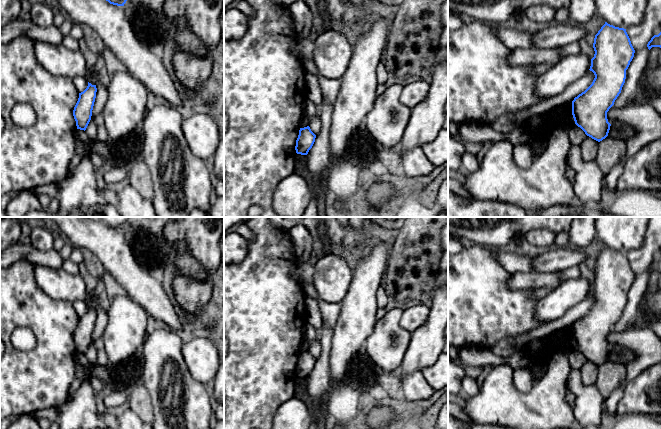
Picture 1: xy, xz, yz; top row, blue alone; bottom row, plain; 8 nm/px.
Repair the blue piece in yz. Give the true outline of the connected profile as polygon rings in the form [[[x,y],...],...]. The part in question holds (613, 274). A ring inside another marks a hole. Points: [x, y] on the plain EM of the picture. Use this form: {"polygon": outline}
{"polygon": [[[605,248],[595,259],[593,272],[594,281],[591,283],[590,295],[595,299],[592,308],[572,325],[572,339],[575,348],[587,360],[600,366],[608,360],[611,348],[607,336],[614,329],[621,317],[626,303],[626,294],[634,281],[635,274],[631,268],[626,253]]]}

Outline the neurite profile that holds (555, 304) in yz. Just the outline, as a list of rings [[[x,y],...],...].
[[[584,278],[567,279],[537,301],[535,318],[541,325],[561,318],[570,308],[584,300],[591,284]]]

